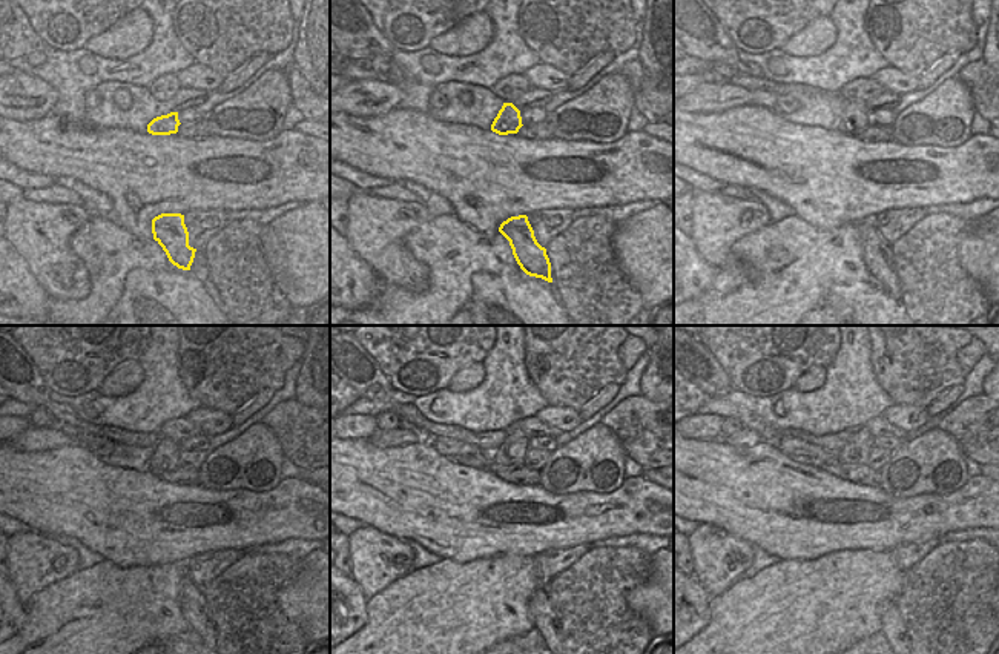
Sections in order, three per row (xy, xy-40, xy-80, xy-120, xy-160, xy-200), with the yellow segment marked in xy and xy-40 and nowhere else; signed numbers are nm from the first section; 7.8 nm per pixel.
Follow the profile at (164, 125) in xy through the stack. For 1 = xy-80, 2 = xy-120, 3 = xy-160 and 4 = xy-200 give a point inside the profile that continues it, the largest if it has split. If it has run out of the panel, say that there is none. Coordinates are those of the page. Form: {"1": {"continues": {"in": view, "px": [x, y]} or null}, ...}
{"1": {"continues": {"in": "xy-80", "px": [852, 120]}}, "2": {"continues": {"in": "xy-120", "px": [164, 458]}}, "3": {"continues": {"in": "xy-160", "px": [511, 452]}}, "4": {"continues": {"in": "xy-200", "px": [857, 452]}}}

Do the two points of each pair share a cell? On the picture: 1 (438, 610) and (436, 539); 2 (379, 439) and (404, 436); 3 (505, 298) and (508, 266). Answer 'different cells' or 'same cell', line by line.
1: different cells
2: same cell
3: different cells

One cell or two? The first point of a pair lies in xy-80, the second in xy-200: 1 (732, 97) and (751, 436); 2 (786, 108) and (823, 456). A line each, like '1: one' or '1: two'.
1: one
2: one

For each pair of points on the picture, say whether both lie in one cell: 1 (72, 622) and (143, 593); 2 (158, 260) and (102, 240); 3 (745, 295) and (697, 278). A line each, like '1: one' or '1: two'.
1: one
2: one
3: two

